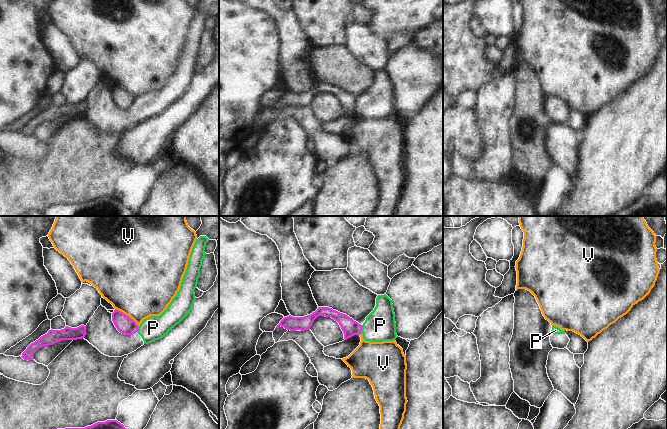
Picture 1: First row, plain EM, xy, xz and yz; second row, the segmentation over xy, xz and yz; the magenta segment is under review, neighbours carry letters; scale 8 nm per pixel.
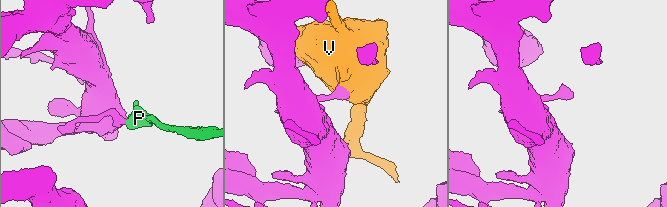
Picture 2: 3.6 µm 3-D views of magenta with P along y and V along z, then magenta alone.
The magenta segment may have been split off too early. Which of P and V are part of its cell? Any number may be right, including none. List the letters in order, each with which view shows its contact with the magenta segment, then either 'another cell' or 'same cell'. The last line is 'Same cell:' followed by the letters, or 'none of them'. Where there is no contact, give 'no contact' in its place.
P: meets magenta in xz; another cell
V: meets magenta in xy; another cell
Same cell: none of them

